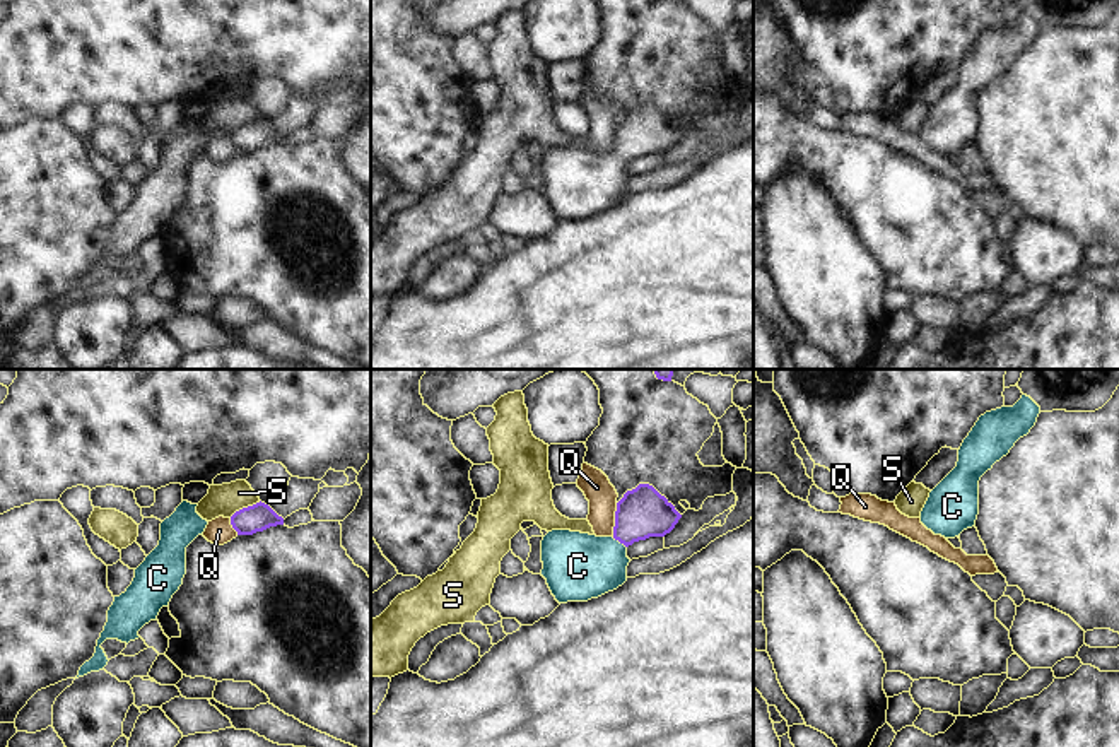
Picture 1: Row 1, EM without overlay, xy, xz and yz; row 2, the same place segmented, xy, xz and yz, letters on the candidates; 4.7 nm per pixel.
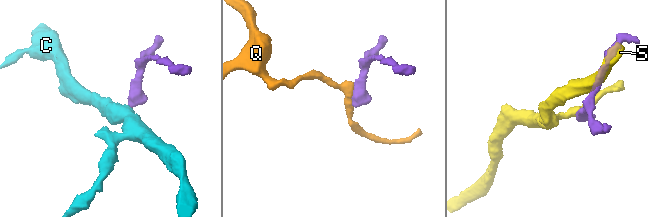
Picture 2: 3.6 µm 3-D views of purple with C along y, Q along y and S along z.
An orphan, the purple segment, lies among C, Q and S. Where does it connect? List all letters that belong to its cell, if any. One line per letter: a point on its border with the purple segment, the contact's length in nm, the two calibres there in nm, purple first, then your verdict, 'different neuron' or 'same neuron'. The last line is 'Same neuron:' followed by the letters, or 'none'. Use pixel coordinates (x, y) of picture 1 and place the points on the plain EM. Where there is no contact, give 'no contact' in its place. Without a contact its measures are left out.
C: xz (619, 158) | 90 nm | 240/320 nm | same neuron
Q: xz (615, 137) | 160 nm | 240/140 nm | different neuron
S: xy (245, 125) | 170 nm | 130/150 nm | different neuron
Same neuron: C

